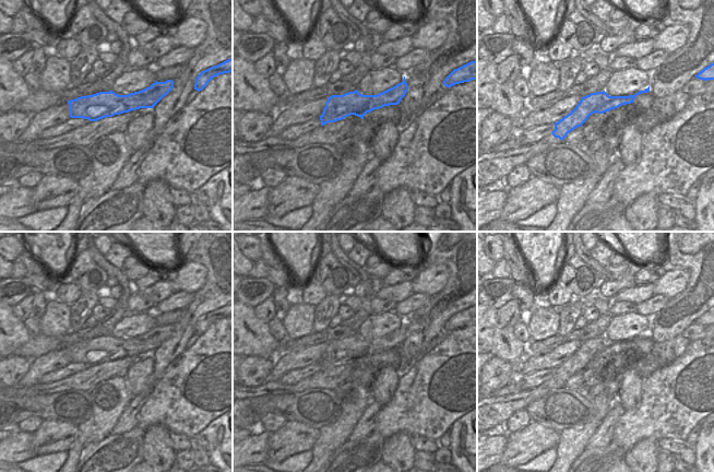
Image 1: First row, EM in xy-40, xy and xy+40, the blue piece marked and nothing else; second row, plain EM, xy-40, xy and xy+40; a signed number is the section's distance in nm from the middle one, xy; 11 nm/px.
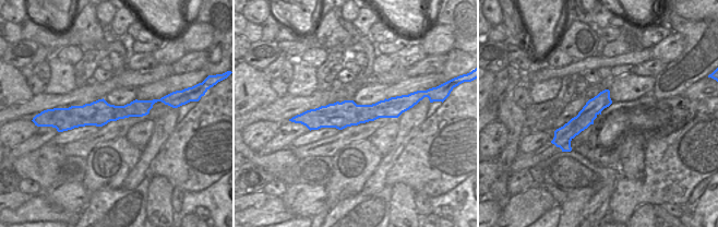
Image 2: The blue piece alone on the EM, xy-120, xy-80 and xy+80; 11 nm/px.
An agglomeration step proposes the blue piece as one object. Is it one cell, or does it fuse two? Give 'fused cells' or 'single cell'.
fused cells

